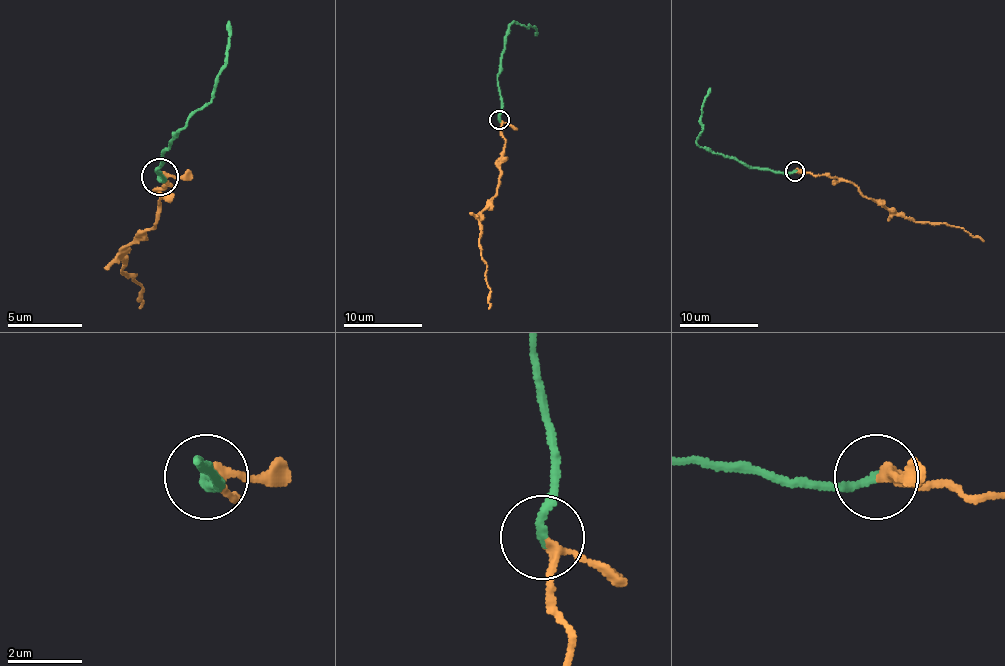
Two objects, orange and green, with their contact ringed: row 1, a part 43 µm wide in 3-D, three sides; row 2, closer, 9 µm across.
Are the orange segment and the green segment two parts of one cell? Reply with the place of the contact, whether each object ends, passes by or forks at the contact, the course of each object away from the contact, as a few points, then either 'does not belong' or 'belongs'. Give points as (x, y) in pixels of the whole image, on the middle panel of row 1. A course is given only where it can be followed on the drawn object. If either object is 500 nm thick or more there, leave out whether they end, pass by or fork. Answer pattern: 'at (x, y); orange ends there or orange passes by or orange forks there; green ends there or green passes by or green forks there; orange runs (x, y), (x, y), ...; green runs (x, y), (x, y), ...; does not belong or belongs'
at (499, 119); orange passes by; green ends there; orange runs (500, 120), (505, 148), (500, 162), (500, 185), (480, 223), (490, 292), (488, 308); green runs (500, 120), (502, 96), (498, 72), (509, 25), (515, 21), (529, 25), (537, 35); belongs

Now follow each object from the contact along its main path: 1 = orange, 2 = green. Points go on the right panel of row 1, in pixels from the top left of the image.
1: (795, 171), (850, 181), (888, 209), (916, 221), (947, 223), (983, 241)
2: (795, 171), (747, 167), (732, 158), (700, 148), (696, 140), (702, 130), (700, 116), (710, 88)

